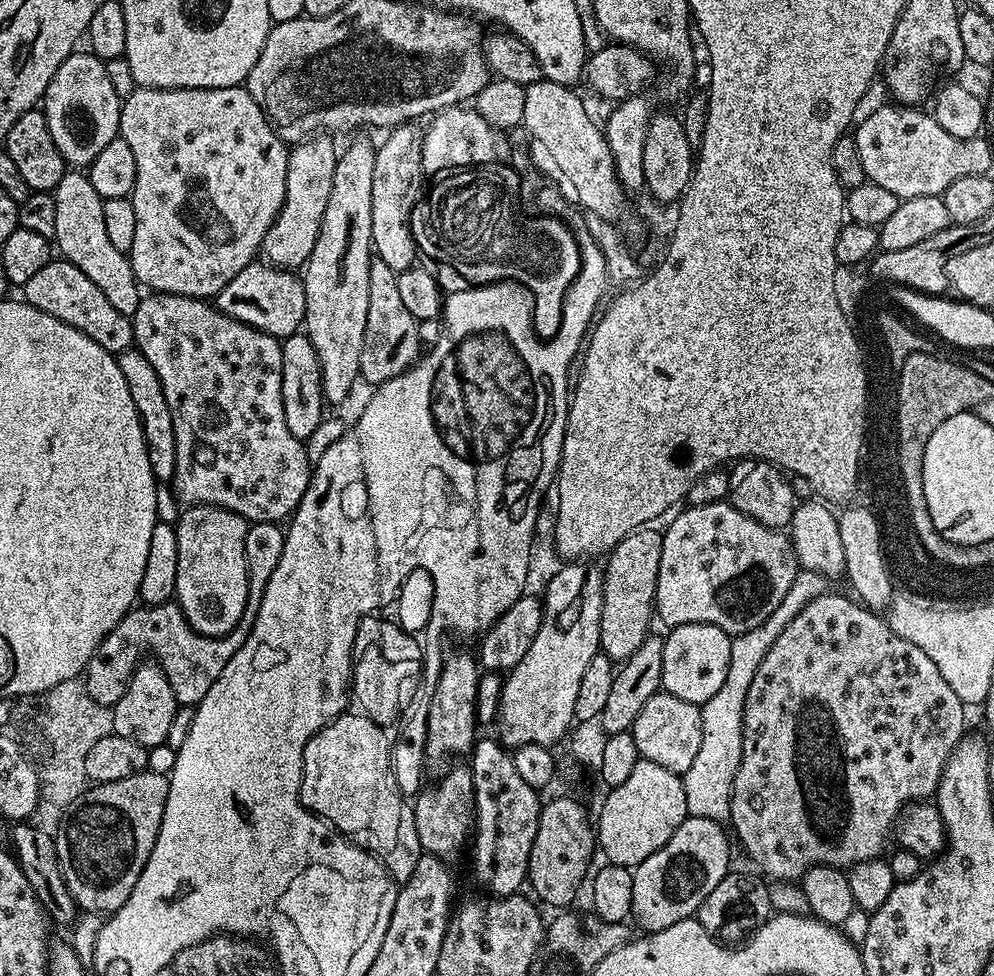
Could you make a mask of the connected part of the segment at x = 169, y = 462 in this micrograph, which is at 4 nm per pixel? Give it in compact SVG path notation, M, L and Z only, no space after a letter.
M135 346L119 353L116 361L122 370L122 378L126 378L130 398L134 398L134 410L138 410L138 418L150 458L150 470L161 485L171 485L174 478L174 466L178 462L178 449L174 443L174 418L170 418L170 406L166 402L162 382L154 370L154 366L150 366L150 362L146 362L146 358Z

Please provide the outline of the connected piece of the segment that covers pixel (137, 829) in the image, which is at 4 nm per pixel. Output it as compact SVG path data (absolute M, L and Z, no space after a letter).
M145 770L130 774L130 778L118 778L118 782L92 784L63 811L59 827L54 833L57 864L69 894L81 913L111 914L124 905L126 898L130 898L134 882L138 882L138 874L142 874L150 858L150 850L154 850L154 842L162 826L162 814L166 810L167 797L168 777Z

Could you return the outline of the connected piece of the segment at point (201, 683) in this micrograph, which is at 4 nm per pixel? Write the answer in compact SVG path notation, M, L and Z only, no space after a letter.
M279 523L252 524L246 534L246 562L248 563L248 601L244 607L238 626L227 636L204 636L195 632L190 622L182 614L179 604L169 602L160 605L133 606L106 634L106 638L94 650L82 679L88 688L89 696L96 703L112 708L124 693L124 685L132 677L141 663L140 655L149 652L151 659L160 665L166 674L170 686L176 695L176 703L180 706L195 706L202 698L206 698L206 690L214 686L218 674L234 654L246 642L250 630L254 626L254 618L258 618L258 606L262 606L262 594L266 594L266 582L270 582L270 574L278 566L278 558L282 558L285 529Z

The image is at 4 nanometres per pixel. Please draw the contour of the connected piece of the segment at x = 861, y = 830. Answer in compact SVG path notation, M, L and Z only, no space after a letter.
M825 594L802 606L802 610L798 610L798 615L794 617L794 622L790 622L786 630L782 630L778 642L770 646L770 654L762 658L762 666L758 666L758 674L754 674L754 682L750 682L750 690L746 694L742 762L738 766L738 774L734 774L730 828L732 824L731 831L734 836L736 831L741 844L752 855L753 862L761 868L759 871L765 877L772 876L768 878L776 882L803 881L805 874L819 864L849 870L856 863L883 857L884 847L887 846L888 840L890 844L893 839L896 820L900 813L910 804L935 797L942 770L950 754L966 734L966 705L958 698L958 694L954 694L954 690L950 690L946 678L942 678L942 673L938 671L938 666L934 666L934 662L930 662L929 656L918 650L914 642L898 638L898 634L890 630L883 615L865 608L851 595L848 596Z

